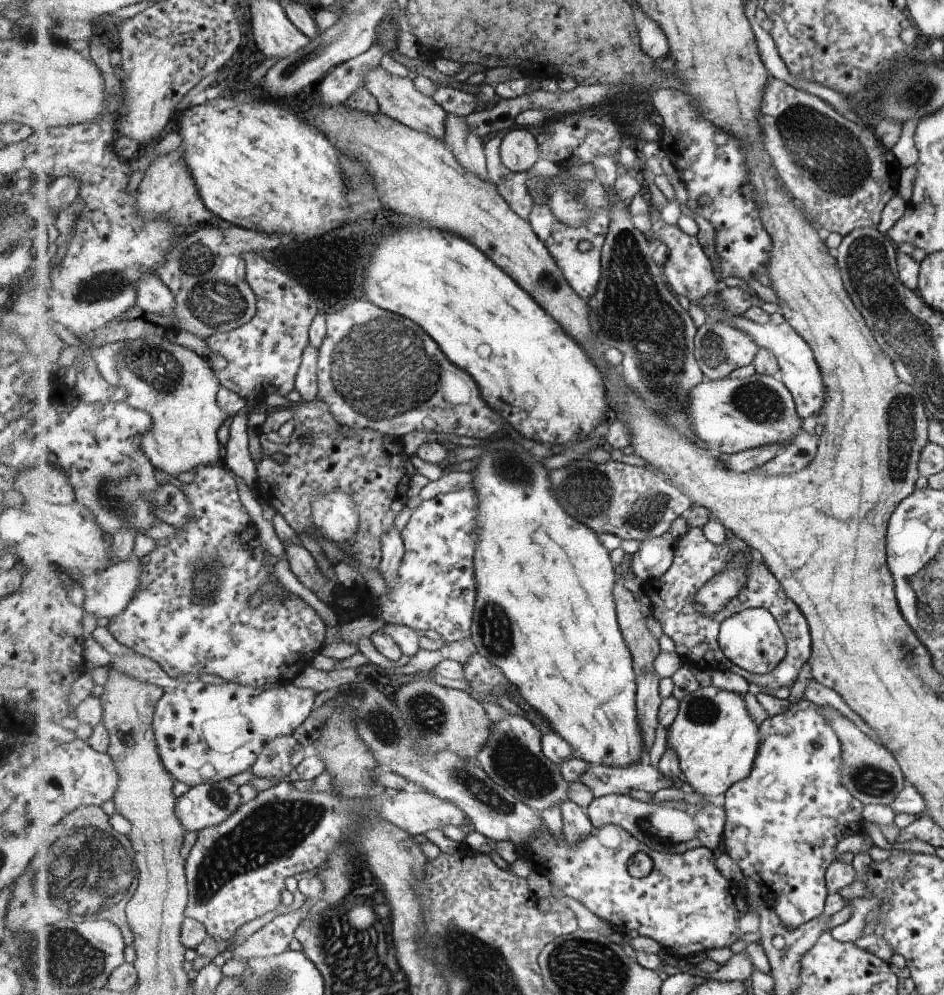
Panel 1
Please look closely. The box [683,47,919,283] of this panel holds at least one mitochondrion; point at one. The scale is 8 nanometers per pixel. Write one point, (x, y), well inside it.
(830, 153)

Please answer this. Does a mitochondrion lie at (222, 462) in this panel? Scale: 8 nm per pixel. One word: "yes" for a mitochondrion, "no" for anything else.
no

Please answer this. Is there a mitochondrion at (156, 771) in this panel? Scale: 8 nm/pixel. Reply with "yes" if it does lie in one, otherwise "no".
no

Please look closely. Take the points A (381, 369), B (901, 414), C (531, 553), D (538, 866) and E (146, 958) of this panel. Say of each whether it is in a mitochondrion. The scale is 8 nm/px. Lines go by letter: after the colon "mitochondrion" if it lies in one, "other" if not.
A: mitochondrion
B: mitochondrion
C: other
D: other
E: other

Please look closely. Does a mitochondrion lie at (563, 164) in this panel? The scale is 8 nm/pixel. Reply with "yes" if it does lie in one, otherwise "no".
no

